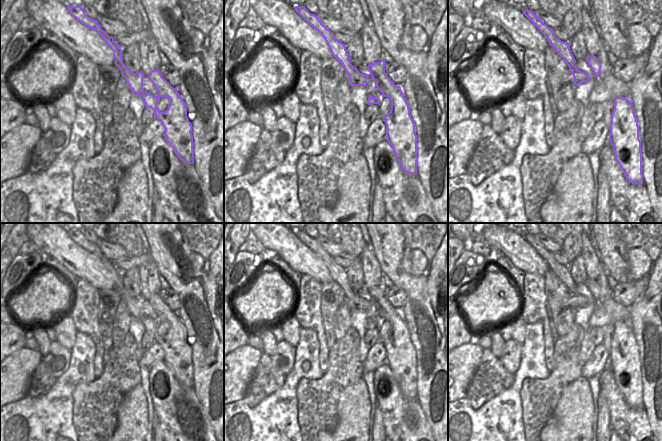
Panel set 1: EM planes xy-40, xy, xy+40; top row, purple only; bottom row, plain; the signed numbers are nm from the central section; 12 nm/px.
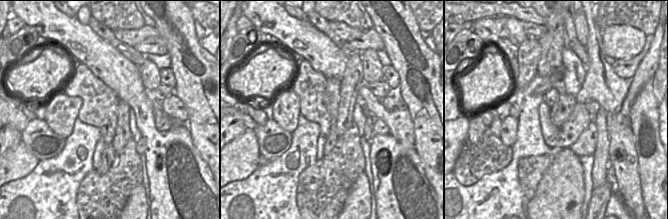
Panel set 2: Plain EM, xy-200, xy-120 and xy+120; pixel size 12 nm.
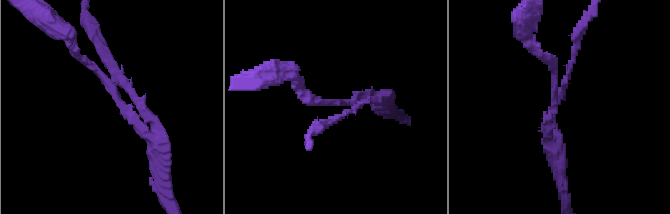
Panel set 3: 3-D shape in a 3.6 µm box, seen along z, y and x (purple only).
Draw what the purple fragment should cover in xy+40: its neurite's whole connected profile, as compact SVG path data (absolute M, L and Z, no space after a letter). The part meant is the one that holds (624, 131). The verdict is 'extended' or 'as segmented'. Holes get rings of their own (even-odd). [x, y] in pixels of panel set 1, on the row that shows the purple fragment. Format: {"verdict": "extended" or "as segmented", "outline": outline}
{"verdict": "as segmented", "outline": "M626 97L614 99L609 140L613 147L615 159L626 179L632 184L642 185L642 152L639 126L633 106Z"}

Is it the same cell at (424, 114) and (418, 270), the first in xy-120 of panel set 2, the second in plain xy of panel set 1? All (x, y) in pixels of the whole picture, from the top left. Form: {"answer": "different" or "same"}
{"answer": "different"}

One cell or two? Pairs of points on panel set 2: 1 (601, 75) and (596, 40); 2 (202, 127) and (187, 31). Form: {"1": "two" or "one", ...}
{"1": "one", "2": "one"}

